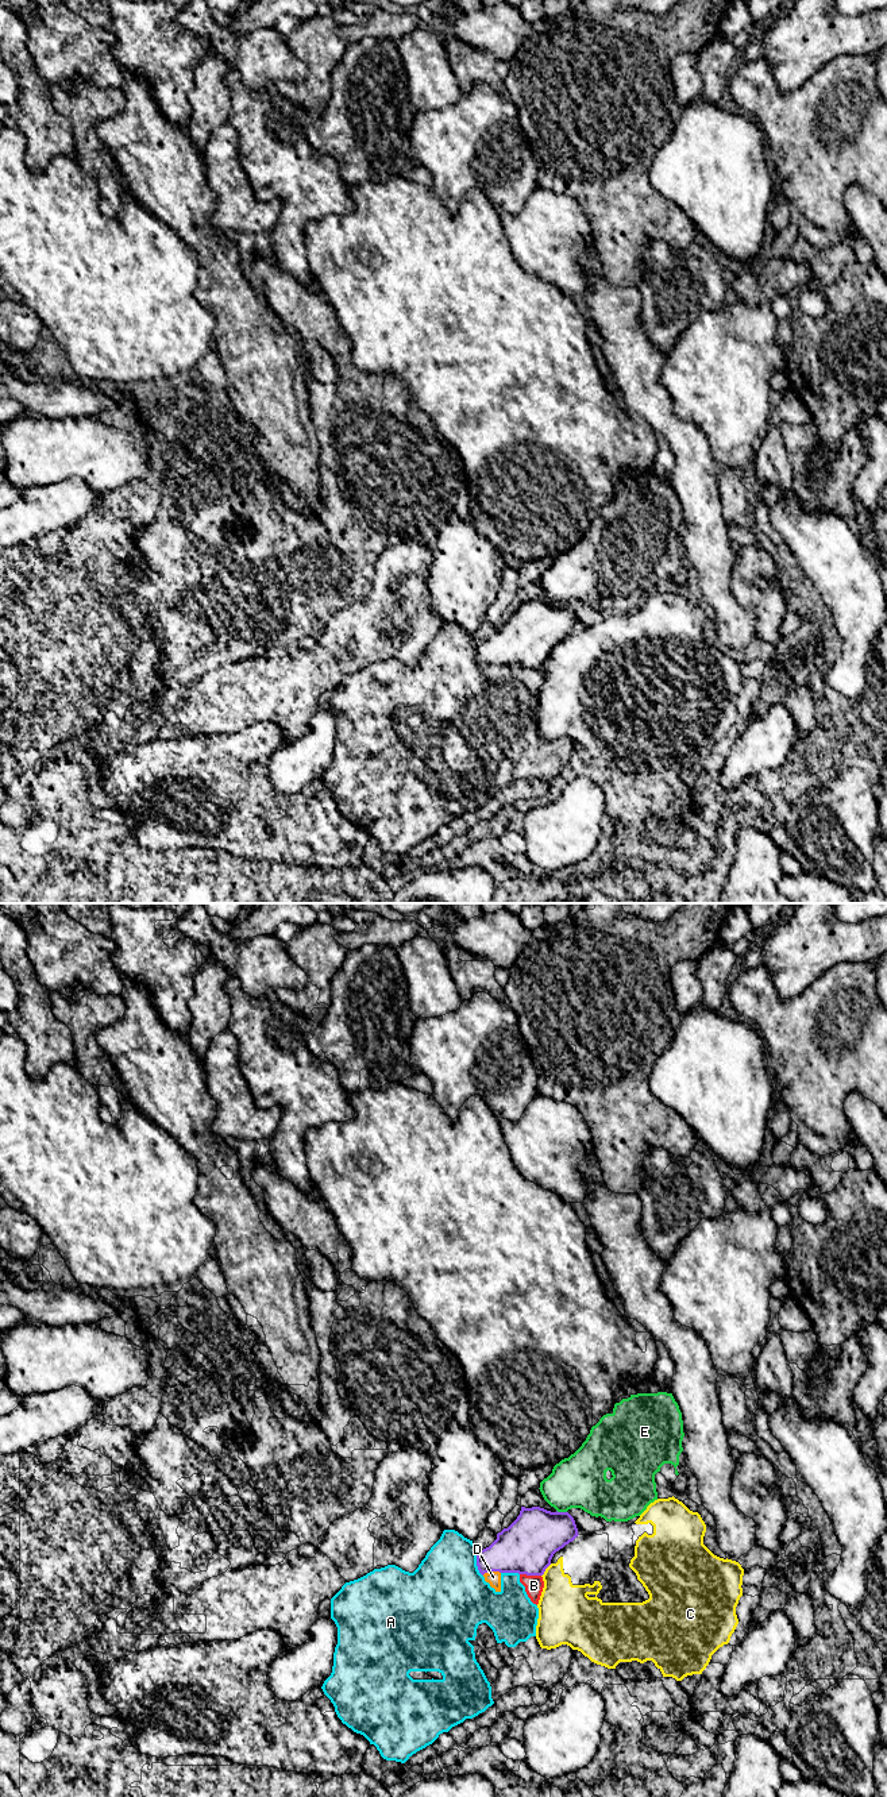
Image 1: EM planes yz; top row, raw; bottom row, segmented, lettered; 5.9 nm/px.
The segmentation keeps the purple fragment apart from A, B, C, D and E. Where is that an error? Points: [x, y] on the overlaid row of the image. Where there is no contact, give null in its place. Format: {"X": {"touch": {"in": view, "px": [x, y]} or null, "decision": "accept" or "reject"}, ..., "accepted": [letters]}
{"A": {"touch": {"in": "yz", "px": [477, 1564]}, "decision": "reject"}, "B": {"touch": {"in": "yz", "px": [531, 1574]}, "decision": "reject"}, "C": {"touch": {"in": "yz", "px": [544, 1570]}, "decision": "reject"}, "D": {"touch": {"in": "yz", "px": [490, 1570]}, "decision": "reject"}, "E": {"touch": {"in": "yz", "px": [562, 1512]}, "decision": "reject"}, "accepted": []}

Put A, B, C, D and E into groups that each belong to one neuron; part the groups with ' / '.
A B D / C / E

